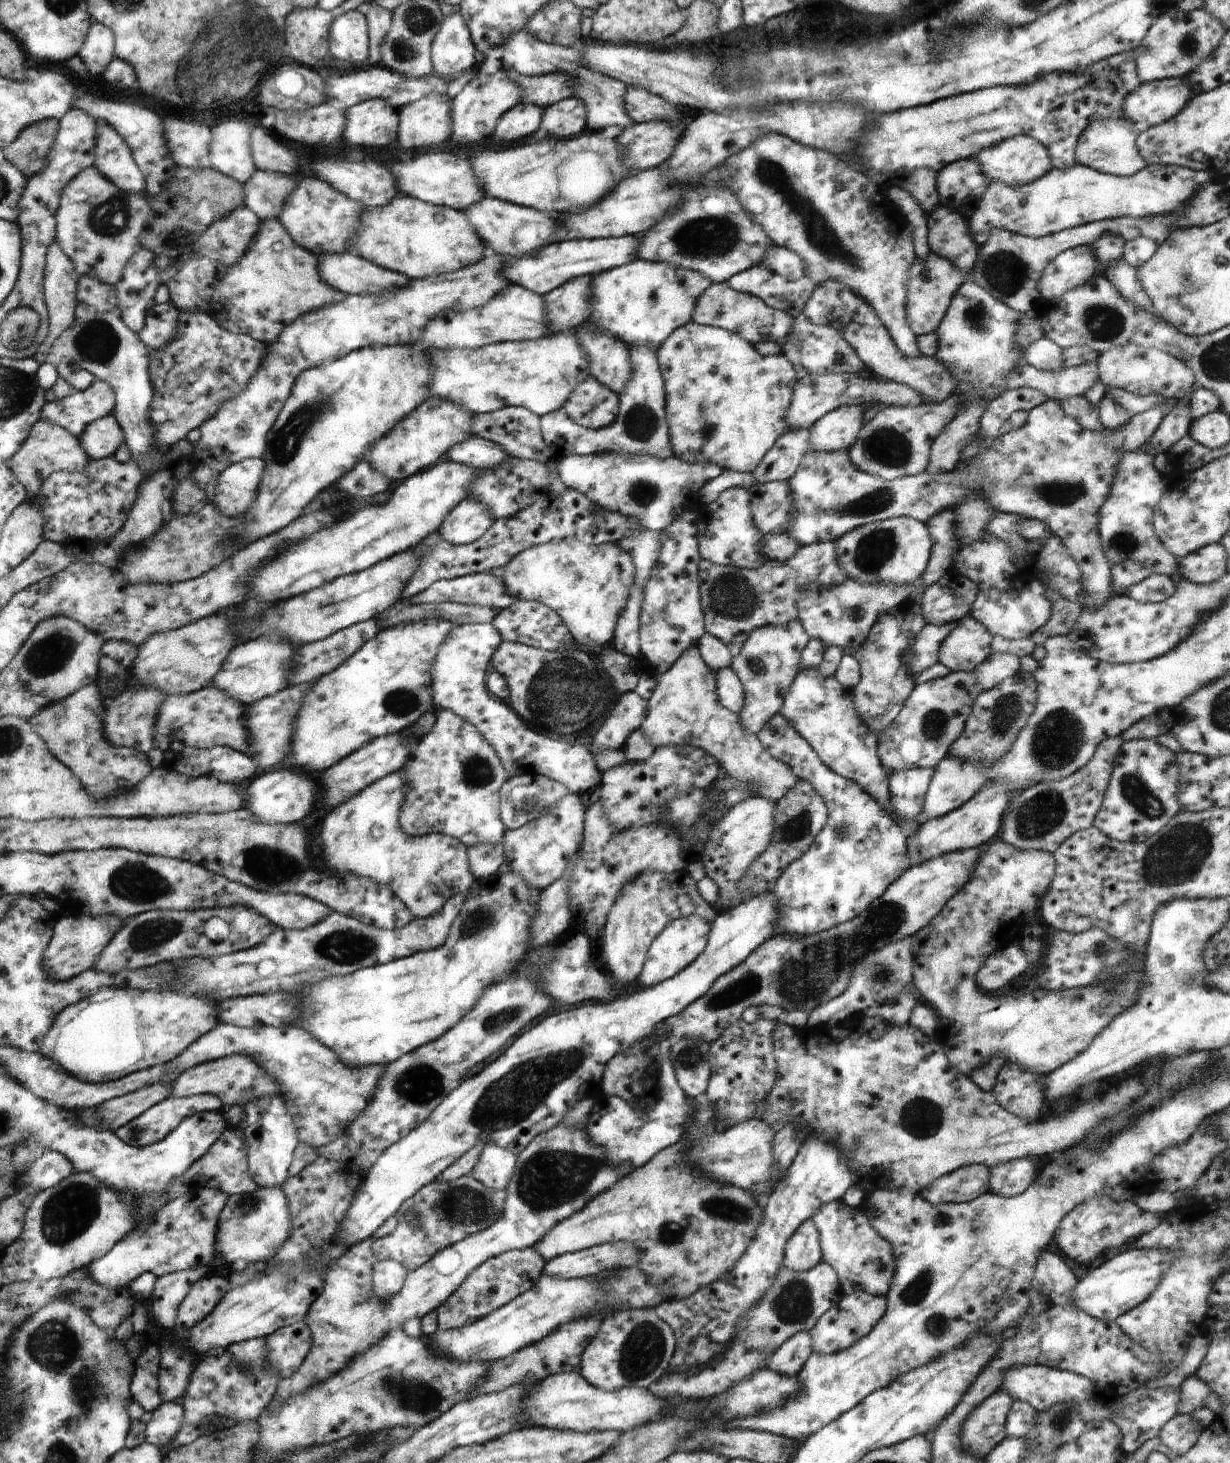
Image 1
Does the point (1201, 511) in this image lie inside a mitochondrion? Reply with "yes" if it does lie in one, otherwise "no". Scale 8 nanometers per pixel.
no

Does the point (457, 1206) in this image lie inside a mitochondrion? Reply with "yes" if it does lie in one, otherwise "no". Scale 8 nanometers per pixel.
yes

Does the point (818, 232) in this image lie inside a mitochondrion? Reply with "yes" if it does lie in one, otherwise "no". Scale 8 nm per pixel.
yes

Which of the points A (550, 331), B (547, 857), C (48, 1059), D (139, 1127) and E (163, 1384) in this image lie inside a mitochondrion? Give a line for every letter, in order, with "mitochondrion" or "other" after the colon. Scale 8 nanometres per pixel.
A: other
B: other
C: other
D: mitochondrion
E: other

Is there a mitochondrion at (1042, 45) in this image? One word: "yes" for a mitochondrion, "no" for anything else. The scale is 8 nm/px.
yes

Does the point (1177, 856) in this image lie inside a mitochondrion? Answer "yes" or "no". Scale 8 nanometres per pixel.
yes

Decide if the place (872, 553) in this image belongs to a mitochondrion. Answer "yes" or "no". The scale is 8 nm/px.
yes

